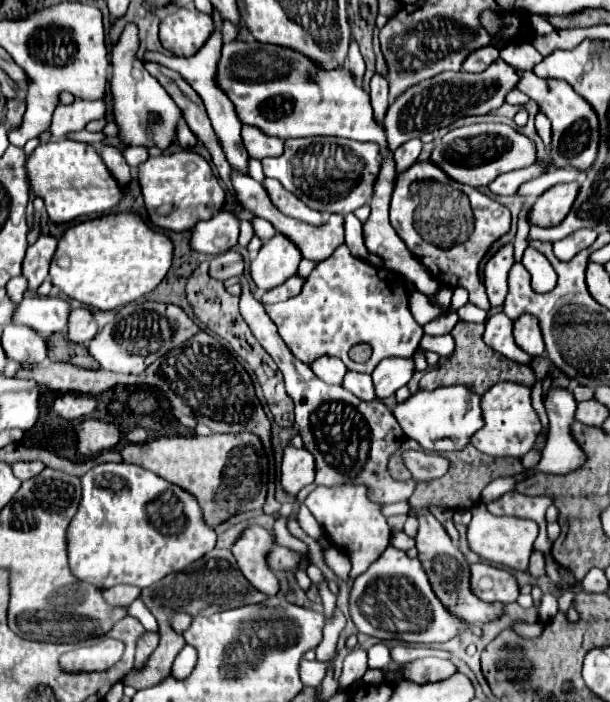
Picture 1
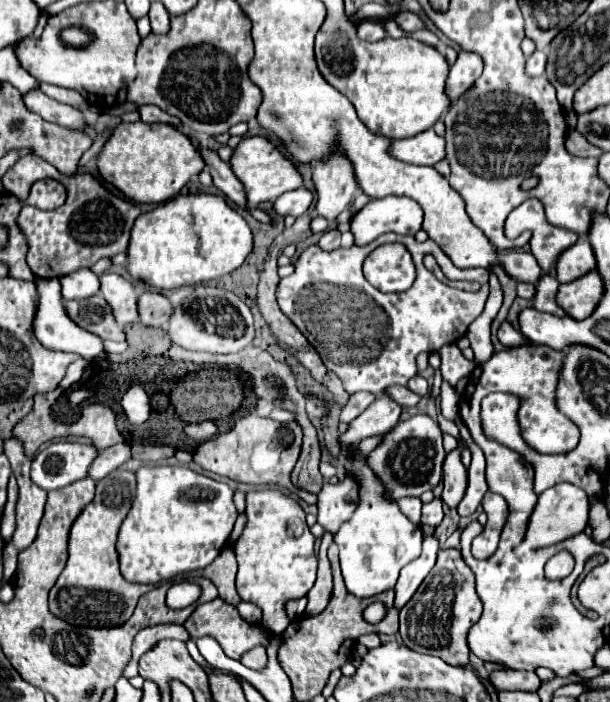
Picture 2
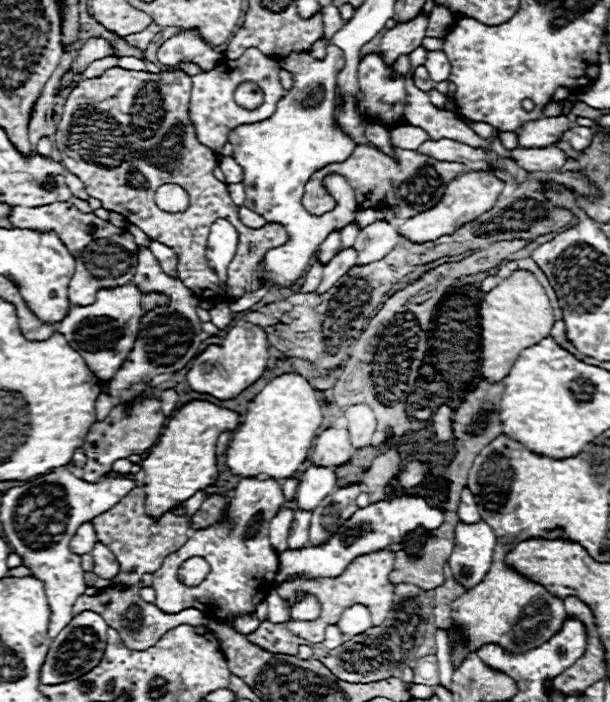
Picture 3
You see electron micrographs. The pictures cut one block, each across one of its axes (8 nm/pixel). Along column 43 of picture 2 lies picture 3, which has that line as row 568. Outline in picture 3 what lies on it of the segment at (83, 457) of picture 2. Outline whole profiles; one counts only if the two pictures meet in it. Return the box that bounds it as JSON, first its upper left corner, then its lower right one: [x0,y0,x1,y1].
[448,520,496,588]

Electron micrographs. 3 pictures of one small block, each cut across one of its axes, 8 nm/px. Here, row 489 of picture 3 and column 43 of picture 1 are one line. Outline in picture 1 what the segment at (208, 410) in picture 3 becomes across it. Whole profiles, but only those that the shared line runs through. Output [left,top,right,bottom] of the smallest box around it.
[24,140,120,224]

